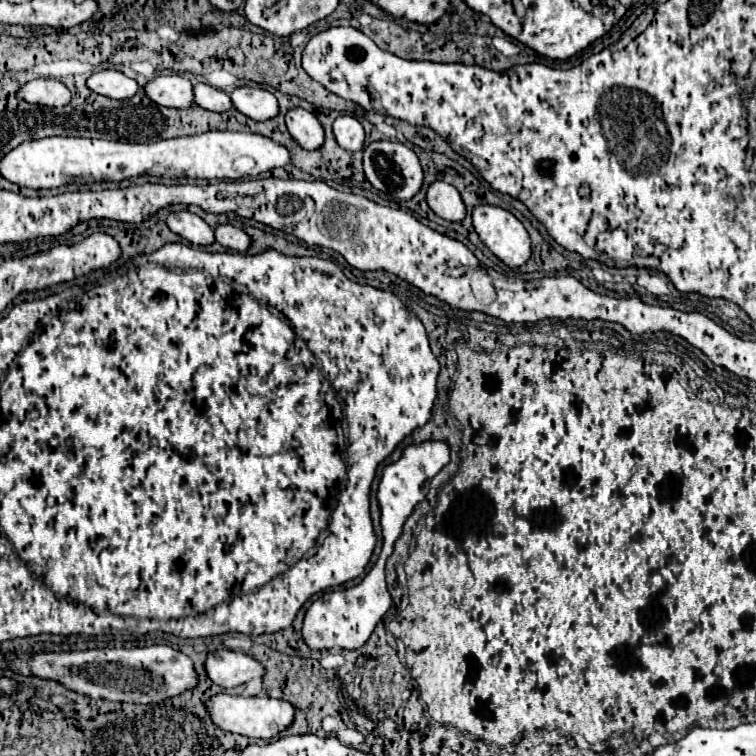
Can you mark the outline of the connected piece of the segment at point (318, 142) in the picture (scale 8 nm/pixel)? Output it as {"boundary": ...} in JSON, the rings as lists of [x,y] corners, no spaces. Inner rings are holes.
{"boundary":[[[292,108],[286,114],[286,126],[292,138],[304,150],[318,150],[324,144],[324,128],[318,118],[302,108]]]}

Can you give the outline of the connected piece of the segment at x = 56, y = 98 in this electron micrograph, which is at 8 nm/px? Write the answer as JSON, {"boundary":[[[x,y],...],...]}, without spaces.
{"boundary":[[[36,78],[20,88],[20,98],[24,98],[26,102],[32,102],[32,104],[54,108],[54,106],[70,104],[72,92],[60,80]]]}

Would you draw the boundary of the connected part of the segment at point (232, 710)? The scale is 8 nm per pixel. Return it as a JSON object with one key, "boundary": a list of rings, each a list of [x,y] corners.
{"boundary":[[[222,692],[222,694],[214,694],[204,706],[206,706],[210,720],[218,728],[222,728],[226,732],[248,736],[248,738],[274,738],[278,732],[288,728],[292,724],[292,718],[294,718],[292,704],[288,704],[284,700],[274,700],[274,698],[268,698],[268,696],[264,696],[264,698],[230,696],[230,694]]]}

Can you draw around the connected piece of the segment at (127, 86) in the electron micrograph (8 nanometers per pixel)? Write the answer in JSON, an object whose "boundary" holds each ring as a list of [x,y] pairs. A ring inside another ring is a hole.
{"boundary":[[[102,70],[88,78],[88,88],[116,100],[132,98],[138,92],[138,82],[122,74],[120,70]]]}

